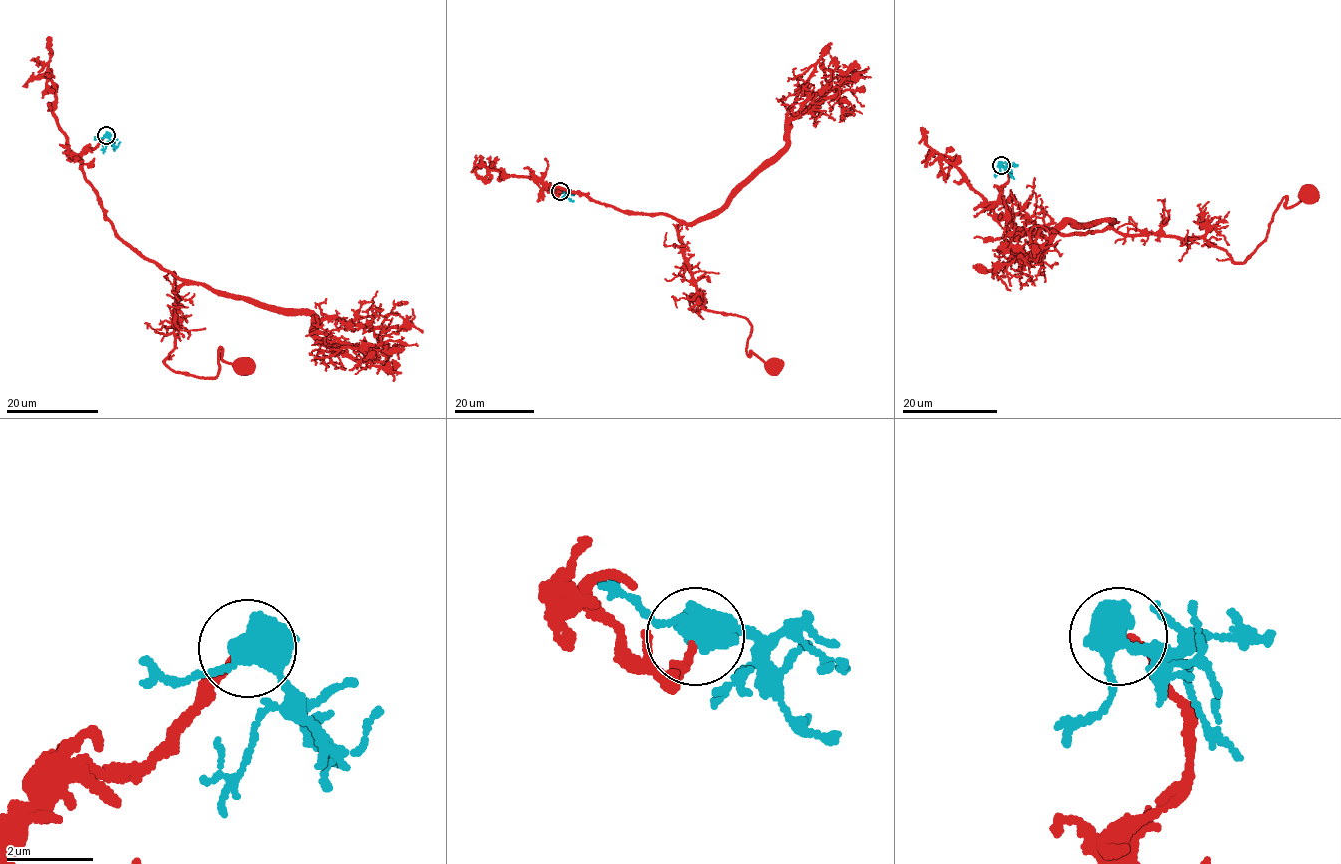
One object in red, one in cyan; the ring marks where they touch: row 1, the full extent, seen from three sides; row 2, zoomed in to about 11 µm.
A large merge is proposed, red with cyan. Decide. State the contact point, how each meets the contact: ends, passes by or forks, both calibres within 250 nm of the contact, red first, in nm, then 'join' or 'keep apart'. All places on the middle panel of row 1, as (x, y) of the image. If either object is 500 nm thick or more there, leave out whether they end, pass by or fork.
(560, 191) | 130/600 nm | keep apart

